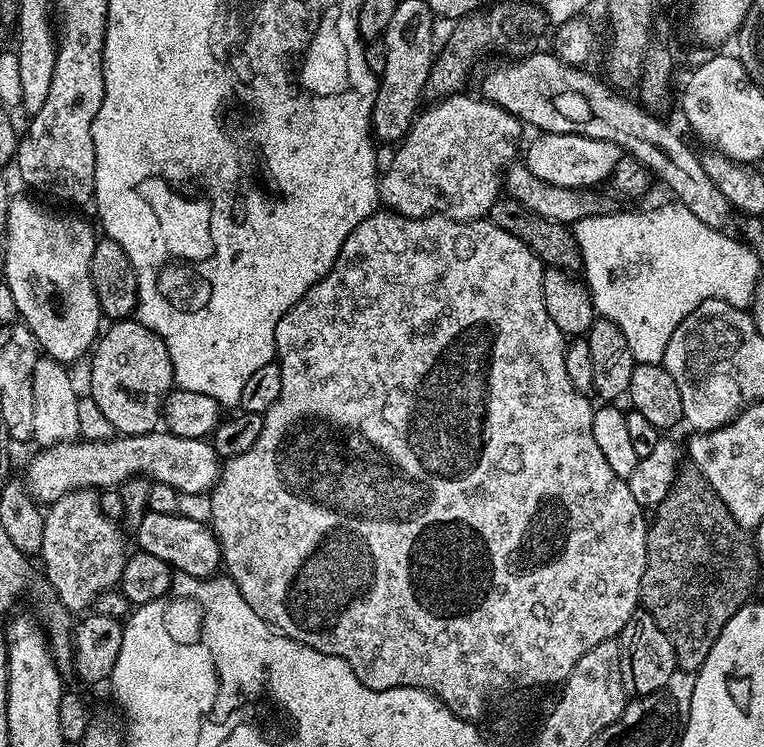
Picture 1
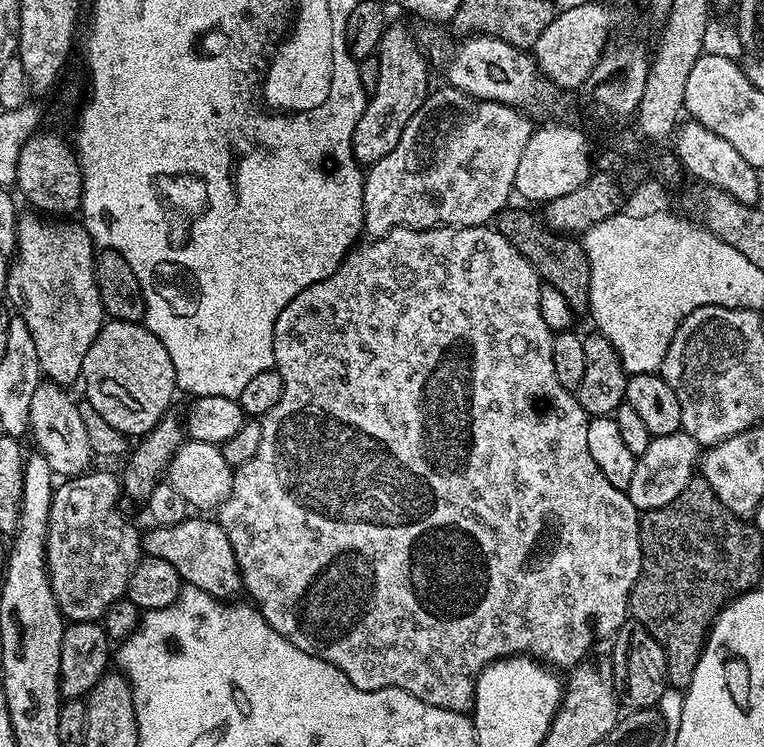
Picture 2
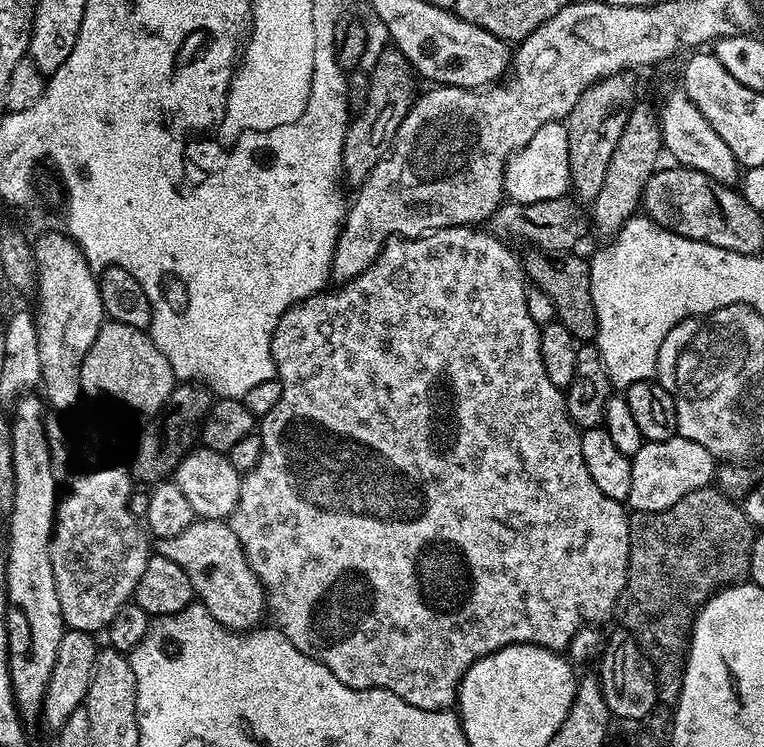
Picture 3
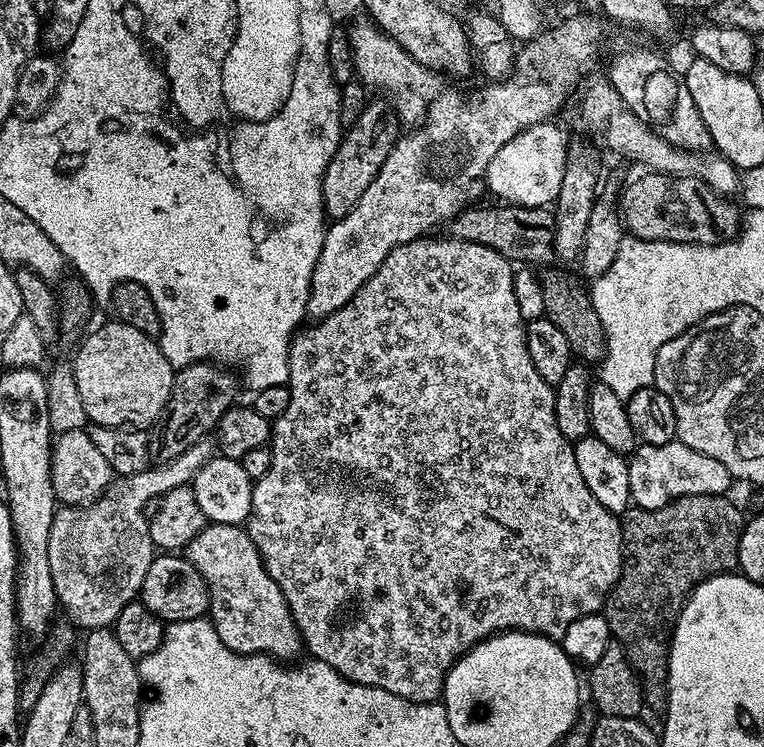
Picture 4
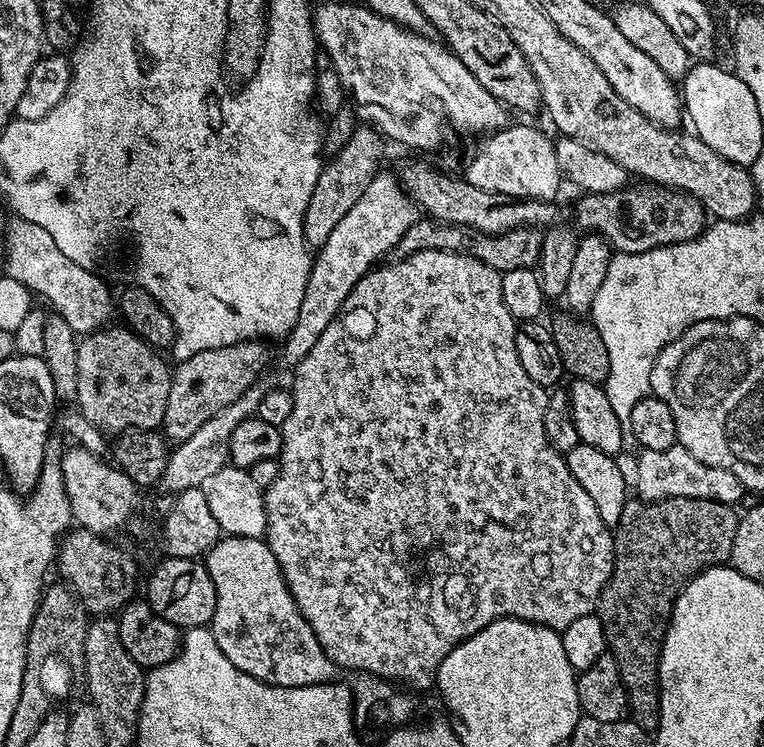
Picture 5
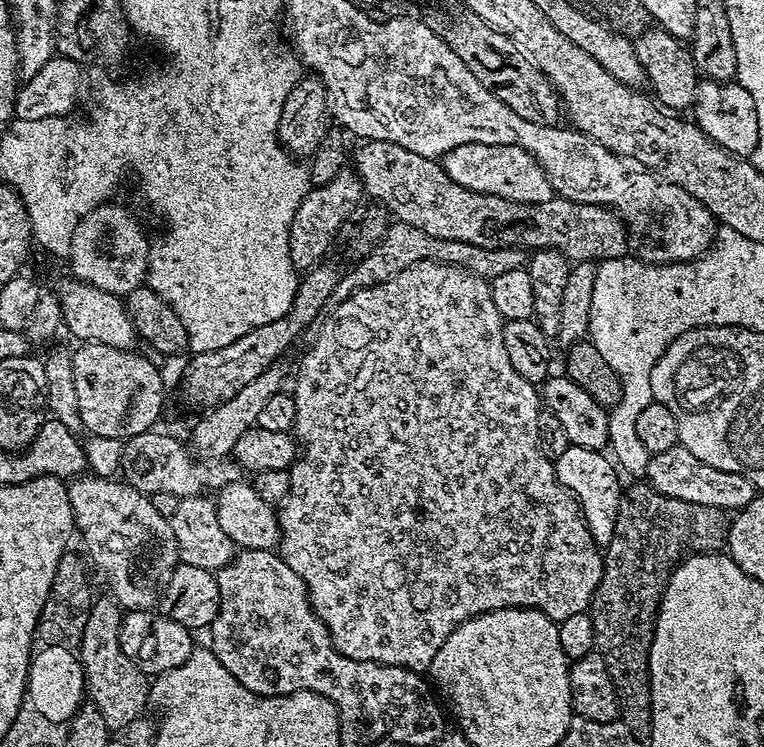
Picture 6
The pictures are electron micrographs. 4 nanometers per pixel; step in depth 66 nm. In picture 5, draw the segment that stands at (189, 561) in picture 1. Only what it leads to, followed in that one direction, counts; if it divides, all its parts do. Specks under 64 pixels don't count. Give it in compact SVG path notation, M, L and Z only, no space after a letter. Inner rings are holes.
M221 535L220 541L206 553L206 567L216 595L216 609L210 625L214 642L218 642L218 650L222 650L238 670L267 684L287 688L327 684L337 679L336 663L324 653L318 638L314 638L314 630L310 630L306 618L302 618L267 539Z

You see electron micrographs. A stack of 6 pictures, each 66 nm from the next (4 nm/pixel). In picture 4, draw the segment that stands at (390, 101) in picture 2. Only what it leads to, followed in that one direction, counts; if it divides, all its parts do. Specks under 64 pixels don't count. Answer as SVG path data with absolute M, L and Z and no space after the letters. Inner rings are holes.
M369 103L362 110L362 118L358 122L347 125L340 141L340 148L334 154L326 174L322 178L322 202L324 203L325 217L333 221L341 220L346 214L350 214L352 207L362 198L366 186L374 182L378 170L382 170L382 162L390 154L398 139L397 121L393 113L383 103Z

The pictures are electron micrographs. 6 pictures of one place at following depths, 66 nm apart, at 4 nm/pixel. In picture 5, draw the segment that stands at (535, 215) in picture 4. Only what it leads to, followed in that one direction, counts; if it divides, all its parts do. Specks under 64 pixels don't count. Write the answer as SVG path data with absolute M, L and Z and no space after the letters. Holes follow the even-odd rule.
M417 218L414 226L410 226L406 234L402 234L402 238L396 243L394 252L400 258L427 248L443 252L464 252L467 256L486 262L496 272L503 274L510 270L535 269L540 262L543 241L544 238L539 228L515 228L497 236L488 236L485 232L475 232L472 228L461 224L447 224L441 220Z

